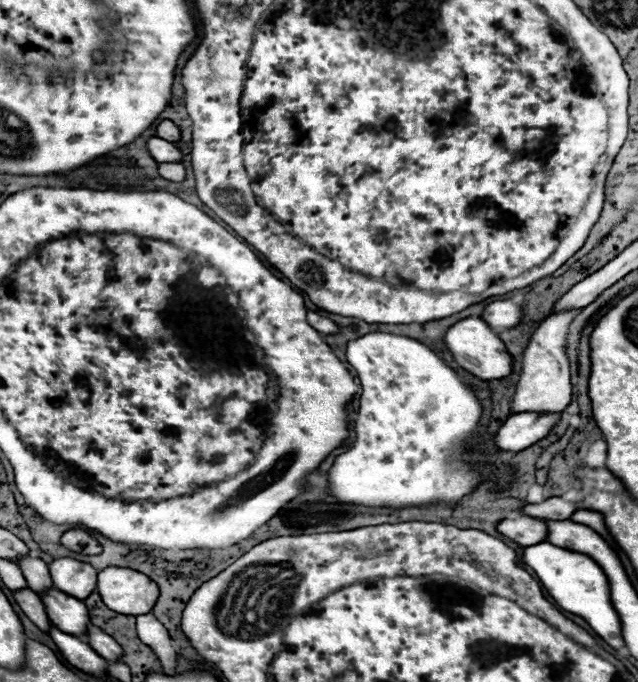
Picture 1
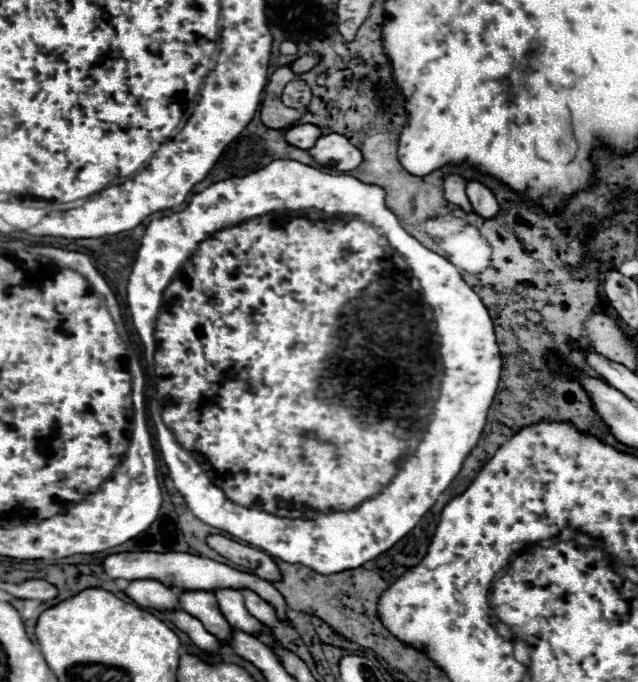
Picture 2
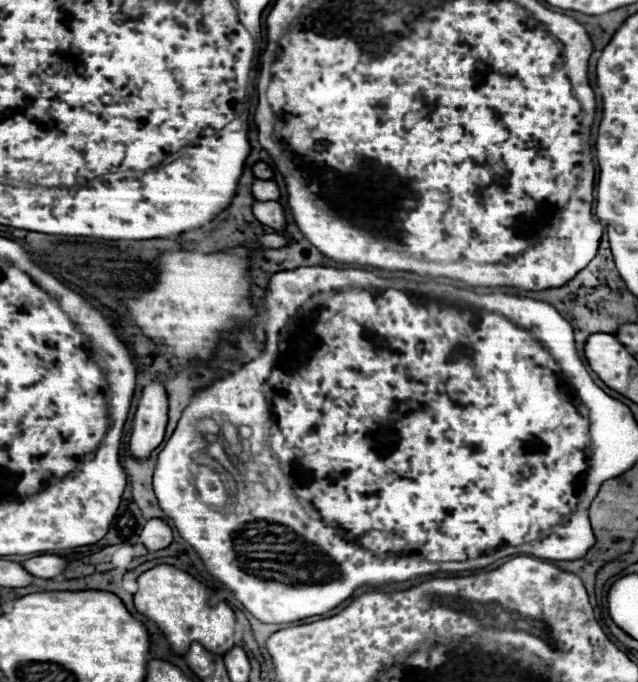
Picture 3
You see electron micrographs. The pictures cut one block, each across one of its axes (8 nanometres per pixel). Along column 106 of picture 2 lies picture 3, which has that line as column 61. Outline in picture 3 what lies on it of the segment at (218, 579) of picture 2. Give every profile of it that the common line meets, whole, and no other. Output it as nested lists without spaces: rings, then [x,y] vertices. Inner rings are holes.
[[[44,554],[44,556],[36,556],[36,558],[26,560],[22,566],[36,578],[56,578],[56,576],[64,574],[68,562],[62,556]]]

